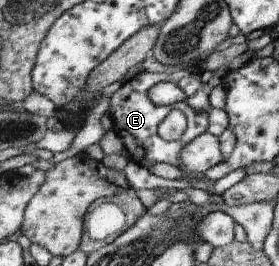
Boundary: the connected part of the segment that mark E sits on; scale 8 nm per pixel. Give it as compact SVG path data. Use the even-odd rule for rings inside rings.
M192 66L191 69L184 68L183 70L177 70L169 73L150 73L150 72L138 72L128 81L121 84L119 89L114 92L110 99L109 108L107 113L112 119L112 128L116 135L120 138L124 149L127 151L129 157L135 162L141 163L147 168L154 161L159 161L160 163L169 163L173 166L178 164L181 165L181 160L179 159L179 153L183 148L183 145L188 143L191 139L194 139L197 135L206 131L207 128L207 112L196 113L193 111L188 104L186 104L186 98L192 97L194 92L202 84L200 83L200 68ZM159 81L169 81L170 83L175 83L185 95L185 99L173 103L167 106L156 106L153 105L146 95L146 91L152 87L155 83ZM170 109L179 109L186 119L186 128L180 137L176 140L165 141L158 136L156 132L156 127L158 123L166 117L166 114Z

